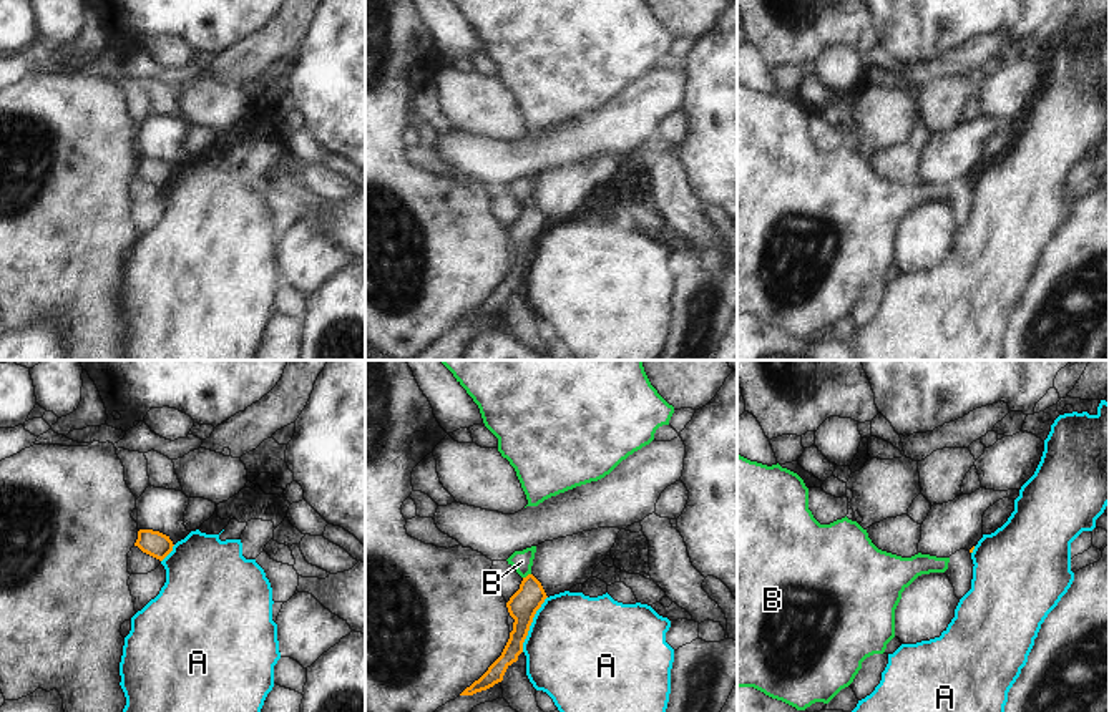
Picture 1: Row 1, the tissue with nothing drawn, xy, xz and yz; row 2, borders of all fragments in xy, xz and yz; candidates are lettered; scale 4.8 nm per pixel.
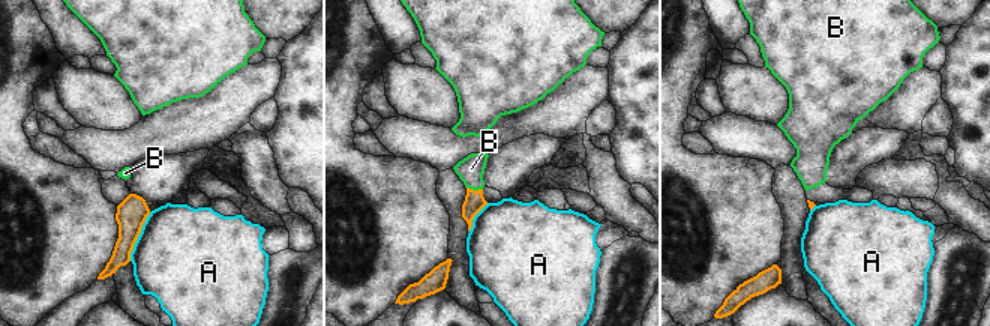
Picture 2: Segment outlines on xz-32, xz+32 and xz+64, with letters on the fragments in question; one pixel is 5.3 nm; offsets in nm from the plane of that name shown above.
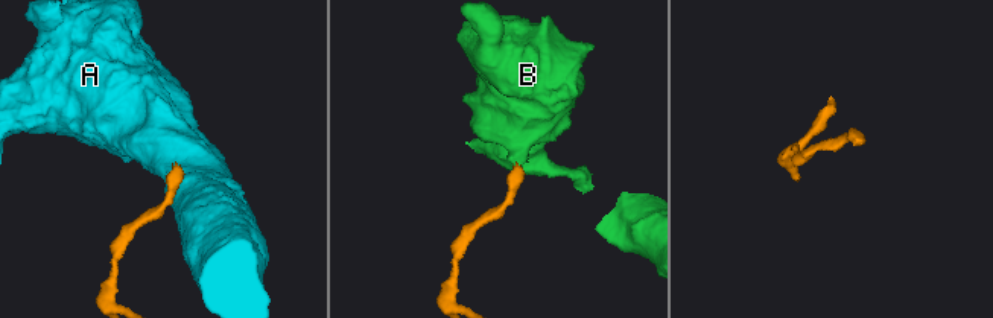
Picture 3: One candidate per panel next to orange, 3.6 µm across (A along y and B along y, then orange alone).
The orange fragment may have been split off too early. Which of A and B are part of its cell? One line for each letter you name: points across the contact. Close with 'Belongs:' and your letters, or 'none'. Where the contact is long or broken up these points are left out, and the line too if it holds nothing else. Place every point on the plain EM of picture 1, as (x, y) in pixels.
B: runs through xz (523, 233), (528, 226), (528, 203), (522, 190)
Belongs: B

